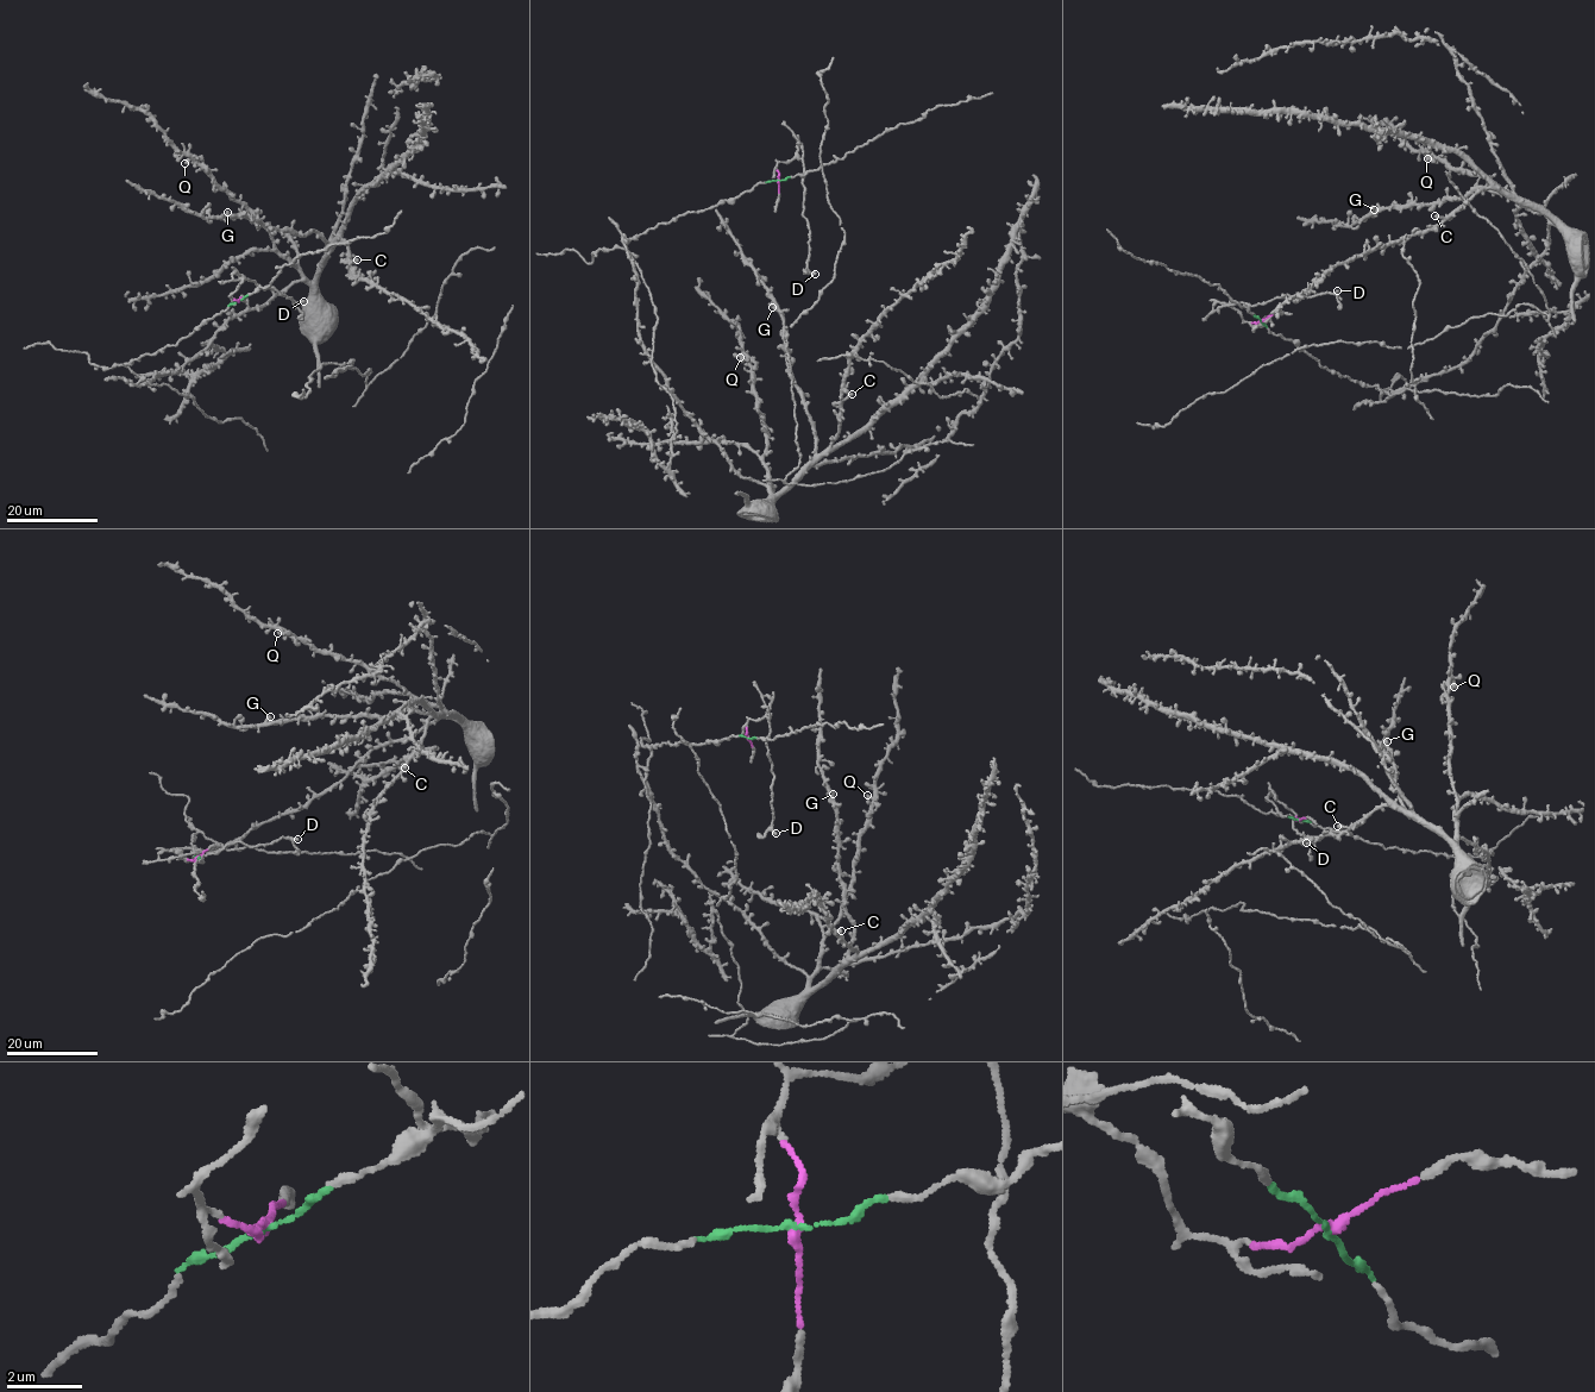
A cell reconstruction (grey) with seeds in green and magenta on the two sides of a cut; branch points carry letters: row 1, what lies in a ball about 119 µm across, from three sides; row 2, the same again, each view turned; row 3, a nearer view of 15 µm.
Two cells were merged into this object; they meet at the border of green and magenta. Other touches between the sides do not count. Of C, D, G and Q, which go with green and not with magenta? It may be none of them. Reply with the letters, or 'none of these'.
C, G, Q

